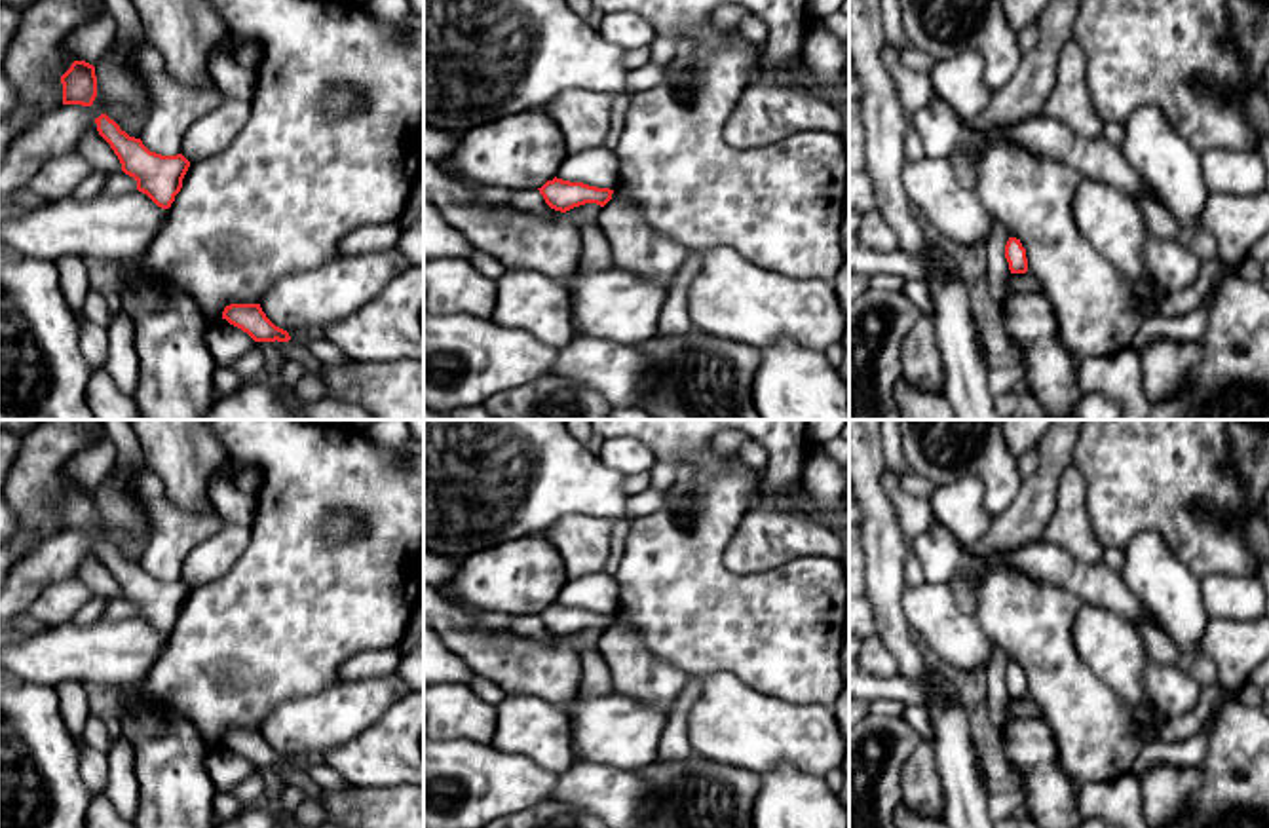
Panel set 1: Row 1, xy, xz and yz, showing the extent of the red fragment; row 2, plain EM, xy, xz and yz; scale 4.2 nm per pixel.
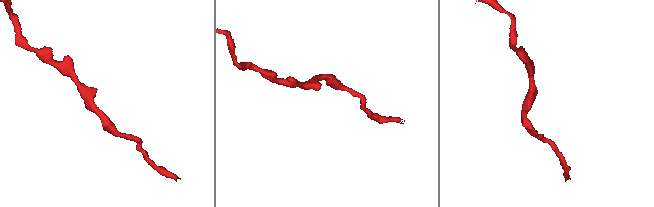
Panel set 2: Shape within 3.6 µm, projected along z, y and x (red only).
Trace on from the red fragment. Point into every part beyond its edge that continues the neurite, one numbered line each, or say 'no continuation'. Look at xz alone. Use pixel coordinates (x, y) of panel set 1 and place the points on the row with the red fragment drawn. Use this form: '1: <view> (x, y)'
no continuation

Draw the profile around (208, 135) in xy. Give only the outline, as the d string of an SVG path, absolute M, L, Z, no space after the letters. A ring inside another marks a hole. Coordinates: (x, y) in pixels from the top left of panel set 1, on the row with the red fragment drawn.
M224 97L222 104L198 118L182 137L182 156L194 163L230 146L251 116L251 101Z

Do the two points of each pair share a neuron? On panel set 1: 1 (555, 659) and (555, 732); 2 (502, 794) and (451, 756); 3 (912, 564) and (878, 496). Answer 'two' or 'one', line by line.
1: two
2: one
3: two

